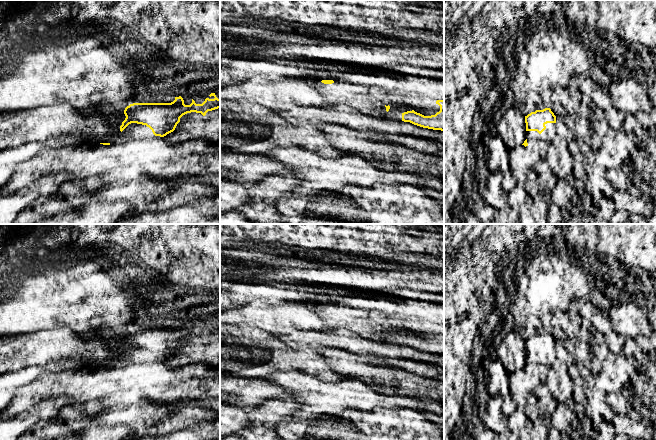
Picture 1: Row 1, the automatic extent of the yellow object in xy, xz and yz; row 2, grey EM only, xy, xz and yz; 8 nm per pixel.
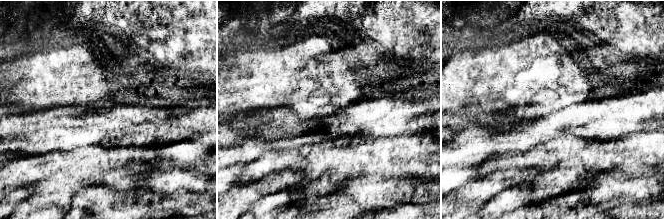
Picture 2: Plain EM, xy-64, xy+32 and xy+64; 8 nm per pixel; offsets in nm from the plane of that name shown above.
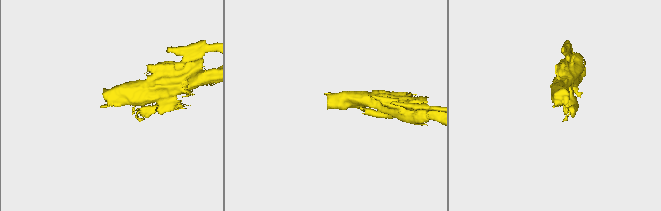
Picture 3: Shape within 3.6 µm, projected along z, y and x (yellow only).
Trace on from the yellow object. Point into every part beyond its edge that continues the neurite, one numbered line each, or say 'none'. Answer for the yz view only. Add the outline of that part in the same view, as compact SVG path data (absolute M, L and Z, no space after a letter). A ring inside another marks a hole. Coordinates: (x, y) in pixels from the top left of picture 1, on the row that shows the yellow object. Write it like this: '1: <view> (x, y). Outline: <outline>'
1: yz (548, 135). Outline: M556 123L545 124L546 129L539 134L537 131L526 131L526 139L541 140L547 144L550 144L557 136Z

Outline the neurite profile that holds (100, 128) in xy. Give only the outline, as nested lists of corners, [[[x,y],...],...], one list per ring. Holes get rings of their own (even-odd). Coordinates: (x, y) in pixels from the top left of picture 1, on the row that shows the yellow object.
[[[60,104],[3,113],[0,114],[0,150],[28,142],[41,142],[51,149],[67,145],[72,139],[82,139],[87,143],[112,143],[120,140],[120,126],[126,118],[124,110],[116,110],[110,114],[79,115],[72,106]]]

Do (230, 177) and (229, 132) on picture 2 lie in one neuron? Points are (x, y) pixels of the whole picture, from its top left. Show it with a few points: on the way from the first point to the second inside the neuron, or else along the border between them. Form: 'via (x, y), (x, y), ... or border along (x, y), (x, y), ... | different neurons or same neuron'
border along (227, 146), (230, 147) | different neurons

